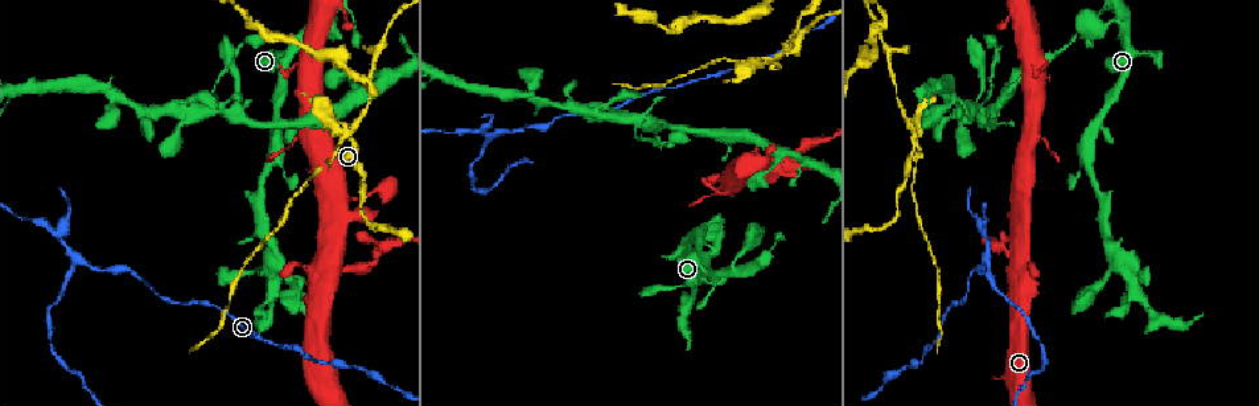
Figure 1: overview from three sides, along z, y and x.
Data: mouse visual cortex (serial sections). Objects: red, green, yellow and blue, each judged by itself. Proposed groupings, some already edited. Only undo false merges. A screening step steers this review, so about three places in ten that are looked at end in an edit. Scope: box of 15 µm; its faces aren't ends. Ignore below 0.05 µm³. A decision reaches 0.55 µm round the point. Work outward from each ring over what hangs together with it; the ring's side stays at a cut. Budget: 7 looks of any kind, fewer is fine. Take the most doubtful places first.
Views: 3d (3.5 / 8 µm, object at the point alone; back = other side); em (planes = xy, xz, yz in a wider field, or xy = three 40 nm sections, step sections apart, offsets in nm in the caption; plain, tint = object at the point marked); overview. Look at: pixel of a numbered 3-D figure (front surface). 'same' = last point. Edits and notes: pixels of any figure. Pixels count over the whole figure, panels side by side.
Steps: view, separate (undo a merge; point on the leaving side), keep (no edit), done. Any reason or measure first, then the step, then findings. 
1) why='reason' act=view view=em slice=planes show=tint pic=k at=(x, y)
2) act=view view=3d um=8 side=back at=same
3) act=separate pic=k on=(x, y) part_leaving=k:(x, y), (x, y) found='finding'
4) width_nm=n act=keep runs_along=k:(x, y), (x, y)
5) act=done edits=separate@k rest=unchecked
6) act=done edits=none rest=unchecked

why='four arms meet' act=view view=3d um=8 pic=1 at=(916, 127)

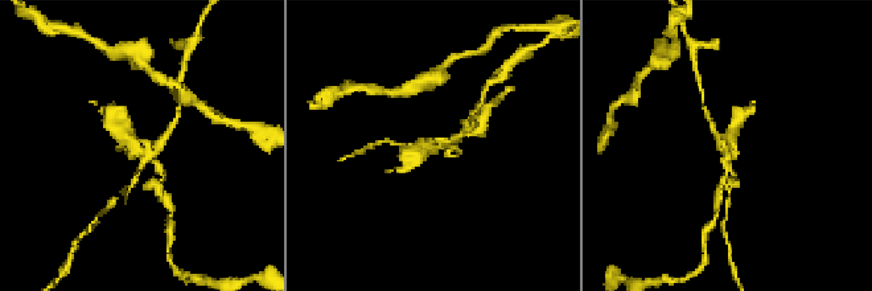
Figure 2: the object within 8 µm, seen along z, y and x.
why='now the EM' act=view view=em slice=xy step=2 show=tint pic=2 at=(136, 148)

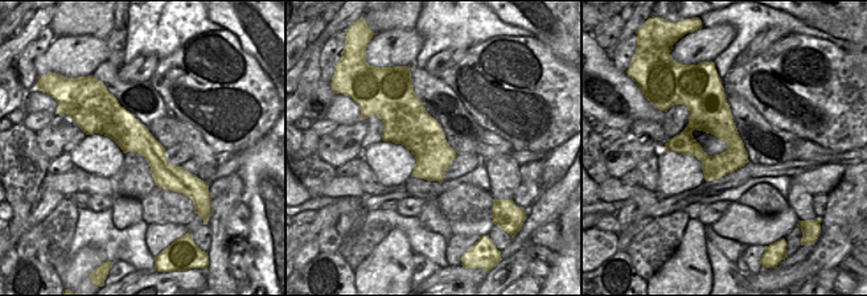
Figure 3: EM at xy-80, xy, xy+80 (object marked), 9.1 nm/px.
arm_widths_nm=150,150,200,300 act=separate pic=2 on=(163, 138) found='a second cell is stuck on'

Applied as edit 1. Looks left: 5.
act=view view=overview

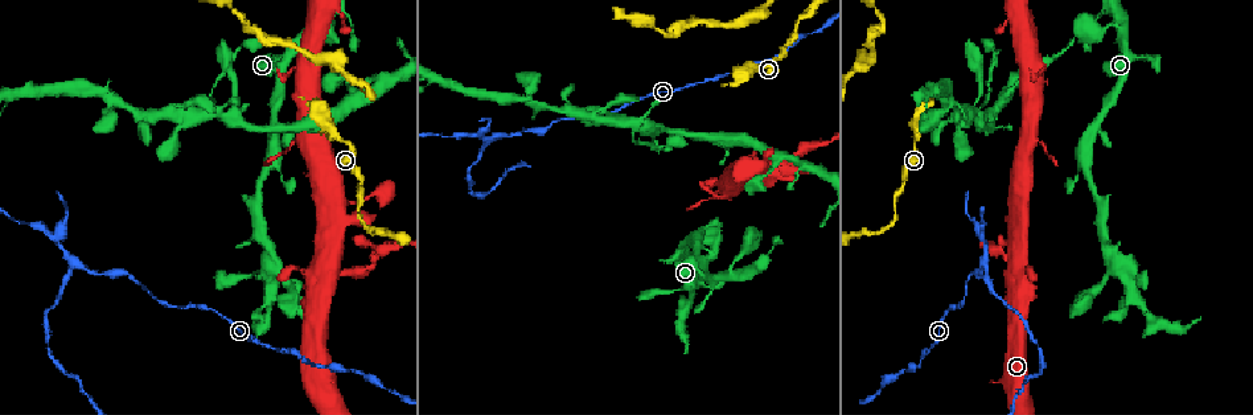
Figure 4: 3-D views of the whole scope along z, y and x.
why='thin neck' act=view view=3d um=3.5 pic=4 at=(983, 239)

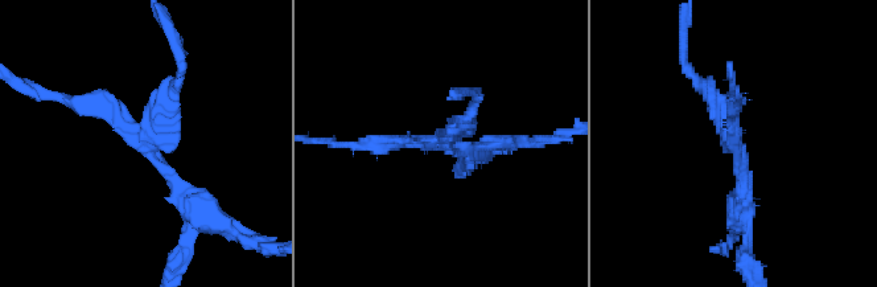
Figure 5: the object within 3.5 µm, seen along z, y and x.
why='need the tissue' act=view view=em slice=xy step=2 show=tint pic=5 at=(738, 148)

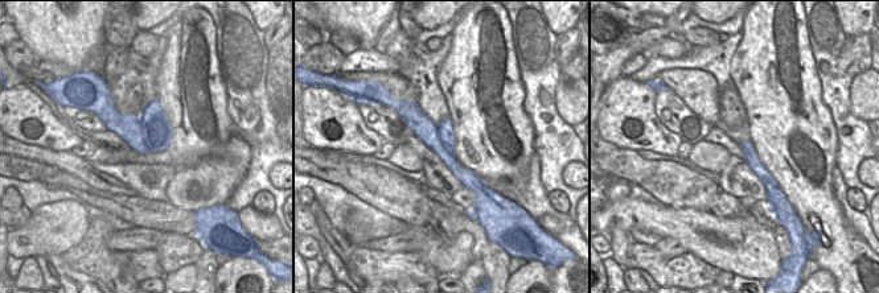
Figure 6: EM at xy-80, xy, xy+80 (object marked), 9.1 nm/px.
act=separate pic=5 on=(690, 73) part_leaving=5:(724, 122), (683, 61), (683, 33) found='two cells meet here'

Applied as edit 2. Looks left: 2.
act=done edits=separate@2,separate@5 rest=unchecked

